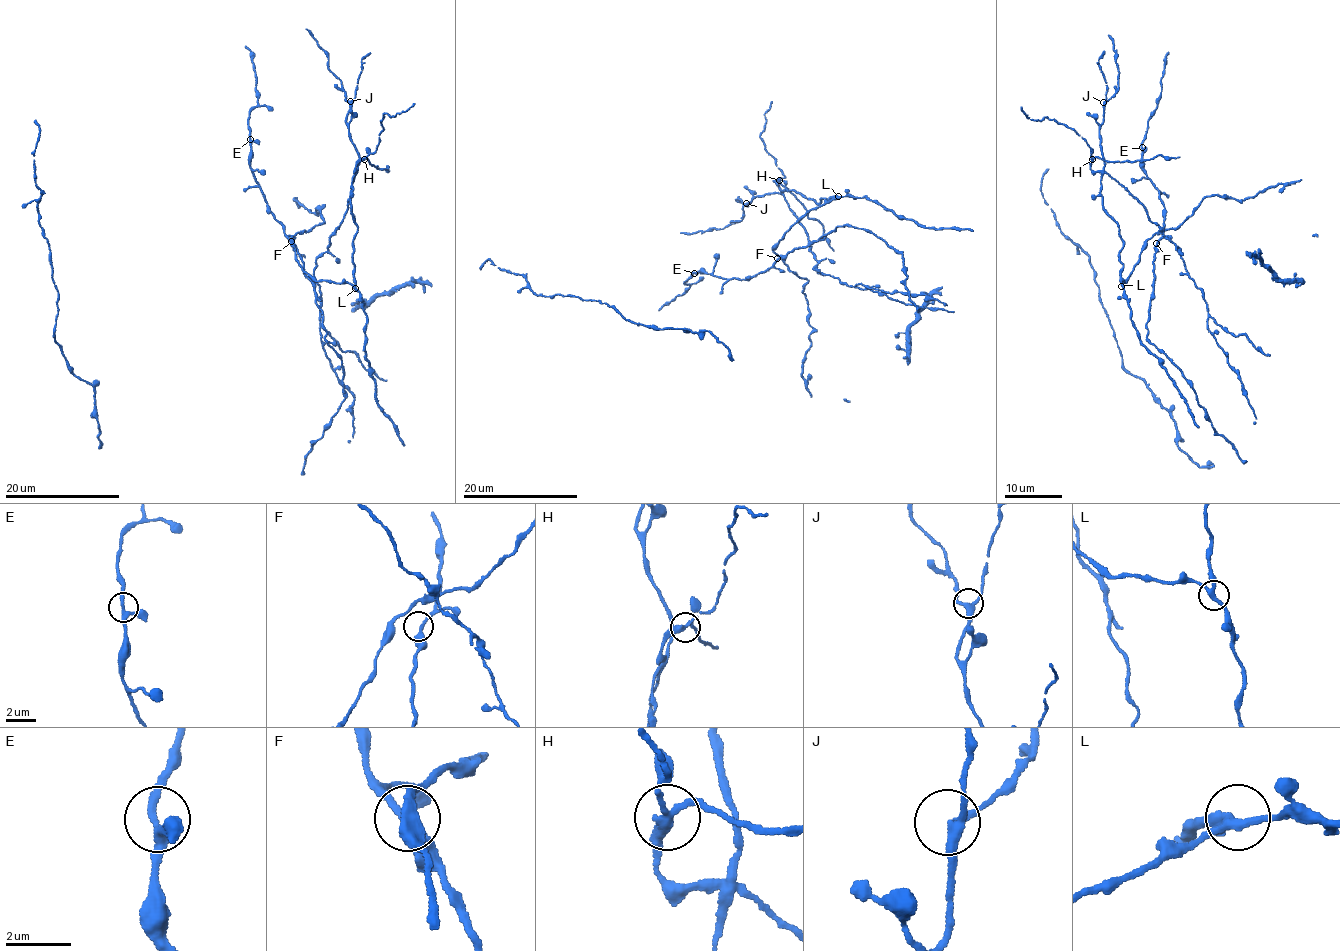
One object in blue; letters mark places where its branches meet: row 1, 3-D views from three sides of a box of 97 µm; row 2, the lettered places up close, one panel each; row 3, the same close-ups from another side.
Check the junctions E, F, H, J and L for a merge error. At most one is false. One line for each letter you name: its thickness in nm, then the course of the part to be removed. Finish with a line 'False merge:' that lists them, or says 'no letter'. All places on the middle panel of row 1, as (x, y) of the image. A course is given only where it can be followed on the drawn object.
H: 240 nm thick; foreign part runs (780, 181), (809, 217), (822, 225), (826, 240), (834, 251)
False merge: H

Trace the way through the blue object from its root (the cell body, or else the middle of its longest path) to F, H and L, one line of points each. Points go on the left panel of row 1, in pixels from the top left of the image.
F: (335, 352), (325, 339), (315, 283), (304, 273), (303, 261), (291, 241)
H: (335, 352), (292, 237), (302, 270), (317, 281), (354, 282), (350, 193), (356, 164), (364, 159)
L: (335, 352), (325, 339), (315, 283), (304, 273), (292, 236), (302, 270), (317, 281), (348, 282), (355, 288)

